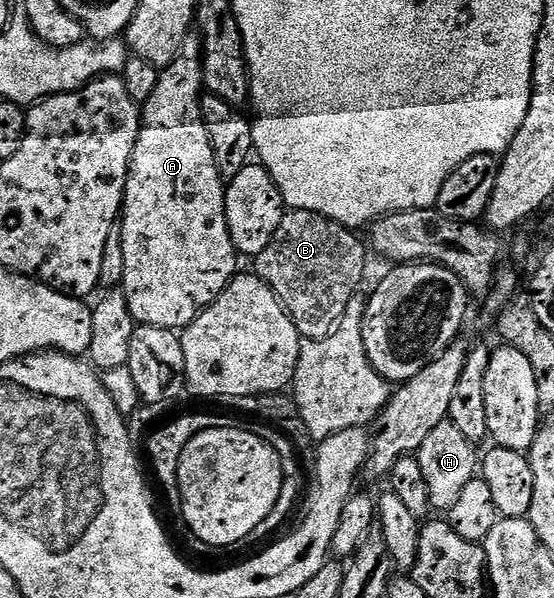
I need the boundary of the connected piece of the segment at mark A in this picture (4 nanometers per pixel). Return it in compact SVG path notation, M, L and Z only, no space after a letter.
M193 30L187 35L185 42L181 42L181 50L177 50L177 58L173 58L173 62L169 62L169 66L160 71L157 90L153 90L152 96L141 105L143 124L139 127L139 137L131 155L131 169L127 175L121 227L118 229L119 236L123 239L123 253L125 254L125 274L123 275L121 291L129 302L129 310L133 314L136 325L161 326L162 328L174 328L176 330L189 327L225 291L229 282L237 275L238 268L235 267L241 263L241 257L236 252L233 246L233 238L229 234L229 222L225 218L225 194L227 193L225 181L223 175L219 173L213 142L209 138L209 130L203 121L204 95L203 37L199 35L198 31Z

